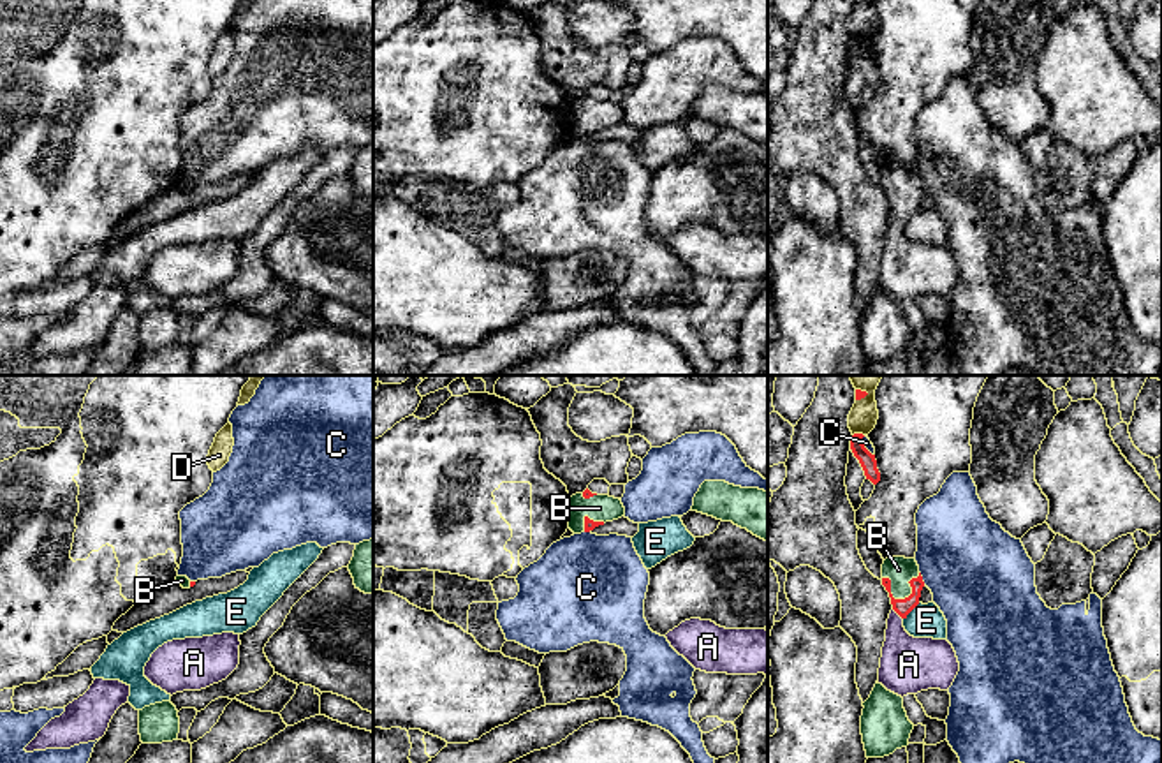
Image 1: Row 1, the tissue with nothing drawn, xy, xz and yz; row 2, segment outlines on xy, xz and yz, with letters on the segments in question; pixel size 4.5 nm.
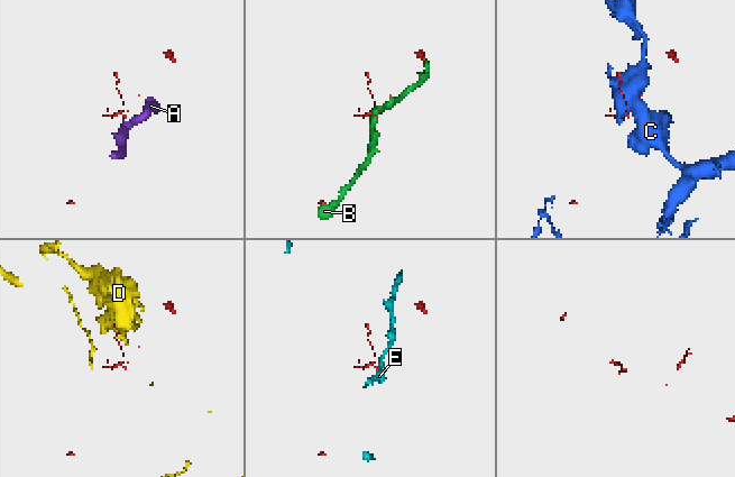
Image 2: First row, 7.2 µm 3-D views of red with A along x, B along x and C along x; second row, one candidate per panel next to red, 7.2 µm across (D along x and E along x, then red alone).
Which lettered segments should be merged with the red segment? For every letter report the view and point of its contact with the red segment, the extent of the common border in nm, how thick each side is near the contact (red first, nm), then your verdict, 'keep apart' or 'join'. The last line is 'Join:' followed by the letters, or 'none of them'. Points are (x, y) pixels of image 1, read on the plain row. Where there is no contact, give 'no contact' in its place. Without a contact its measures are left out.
A: contact yz (897, 217); length 70 nm; calibres 80 and 260 nm; keep apart
B: contact yz (900, 205); length 180 nm; calibres 80 and 120 nm; join
C: contact yz (921, 184); length 70 nm; calibres 80 and 440 nm; keep apart
D: contact yz (858, 39); length 60 nm; calibres 70 and 130 nm; keep apart
E: contact yz (911, 215); length 110 nm; calibres 80 and 160 nm; keep apart
Join: B

